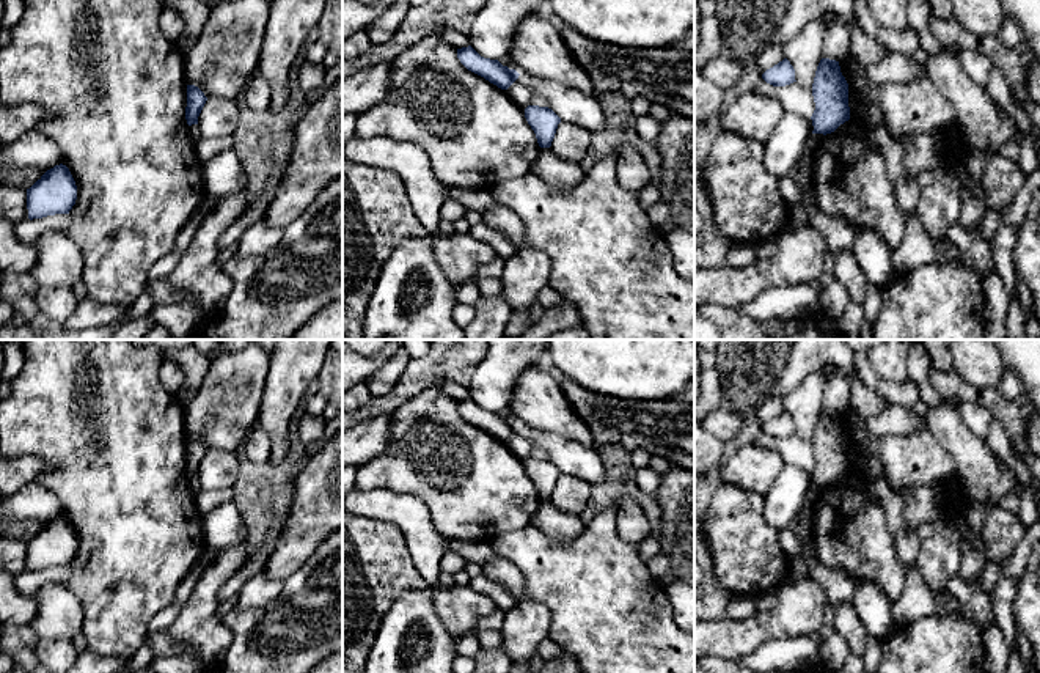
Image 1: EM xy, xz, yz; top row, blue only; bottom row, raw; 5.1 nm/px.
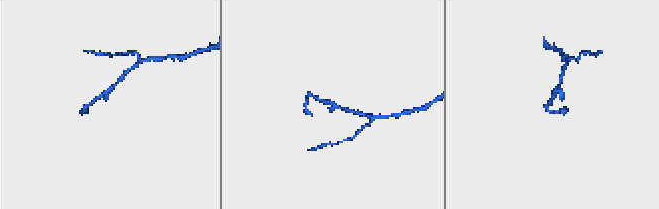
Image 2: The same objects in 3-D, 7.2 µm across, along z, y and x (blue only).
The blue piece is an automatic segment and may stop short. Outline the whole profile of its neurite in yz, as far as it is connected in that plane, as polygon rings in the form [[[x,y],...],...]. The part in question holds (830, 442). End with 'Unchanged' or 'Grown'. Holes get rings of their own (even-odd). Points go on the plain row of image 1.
[[[820,412],[812,436],[812,448],[815,454],[811,469],[812,486],[831,486],[850,472],[848,436],[840,425],[839,414]]]. Unchanged

